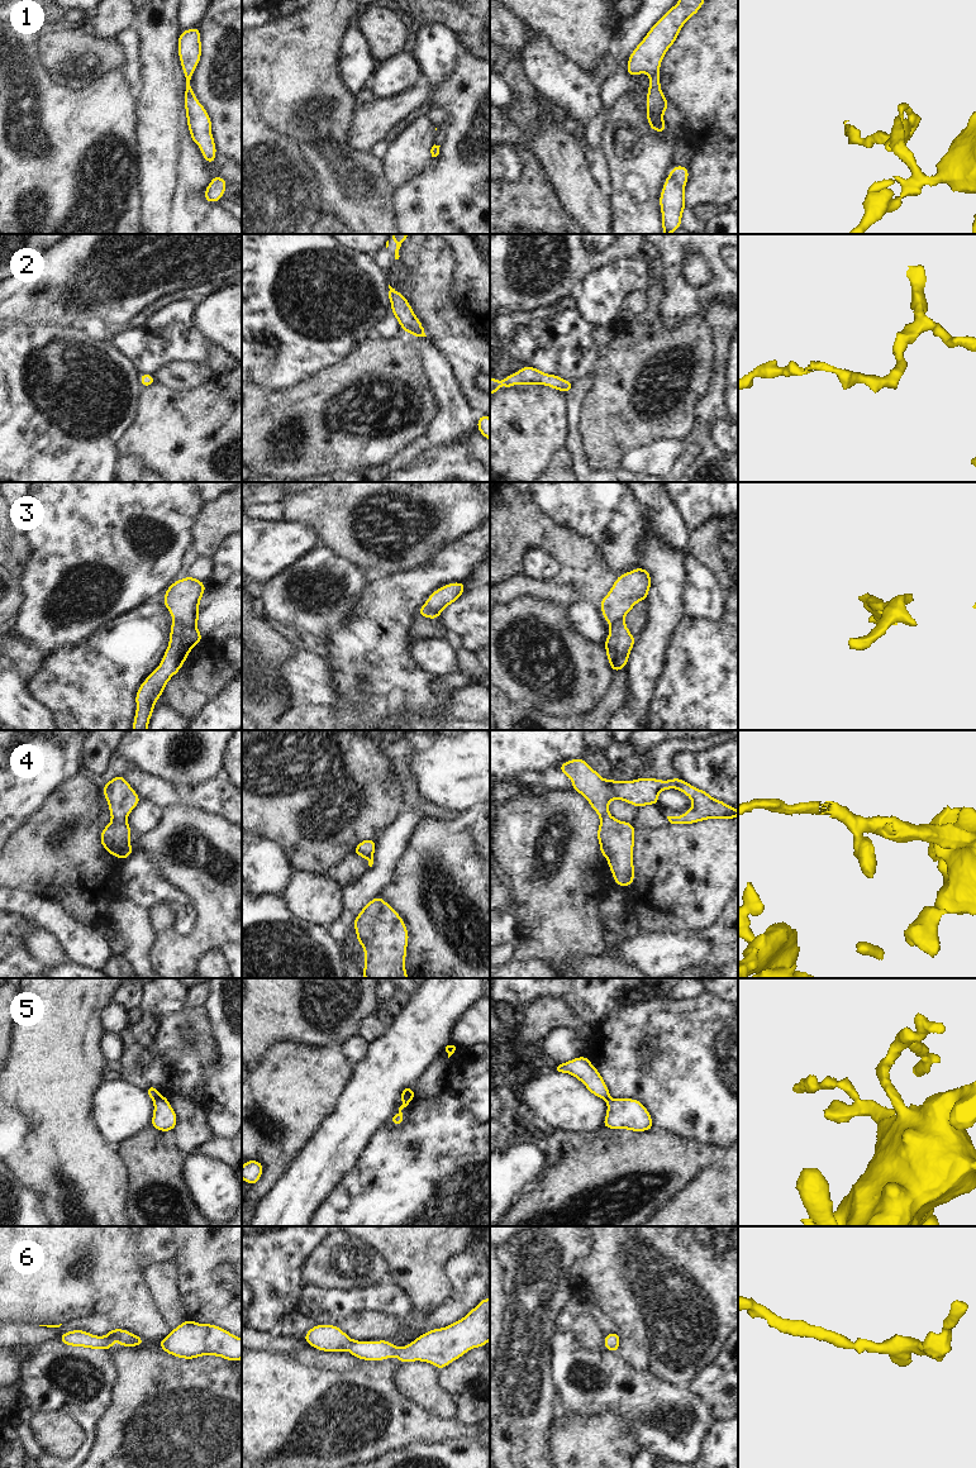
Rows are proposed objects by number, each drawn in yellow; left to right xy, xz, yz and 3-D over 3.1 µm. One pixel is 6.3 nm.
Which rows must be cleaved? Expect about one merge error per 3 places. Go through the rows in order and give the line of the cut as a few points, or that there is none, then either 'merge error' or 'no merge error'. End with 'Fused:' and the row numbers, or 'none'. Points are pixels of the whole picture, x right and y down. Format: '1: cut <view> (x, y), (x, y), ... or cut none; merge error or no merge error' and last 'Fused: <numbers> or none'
1: cut none; no merge error
2: cut none; no merge error
3: cut xy (174, 619), (184, 625), (193, 627), (198, 632); merge error
4: cut none; no merge error
5: cut xy (160, 1095), (153, 1099); merge error
6: cut none; no merge error
Fused: 3, 5

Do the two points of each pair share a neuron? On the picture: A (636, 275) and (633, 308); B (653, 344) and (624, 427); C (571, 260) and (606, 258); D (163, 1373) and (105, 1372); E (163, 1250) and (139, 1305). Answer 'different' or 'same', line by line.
A: different
B: same
C: same
D: different
E: same

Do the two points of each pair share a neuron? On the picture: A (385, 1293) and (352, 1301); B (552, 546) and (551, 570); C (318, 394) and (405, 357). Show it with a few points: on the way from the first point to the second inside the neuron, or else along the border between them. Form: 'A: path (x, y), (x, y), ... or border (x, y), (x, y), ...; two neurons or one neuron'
A: path (377, 1296), (362, 1296), (360, 1299); one neuron
B: border (523, 554), (531, 549), (541, 549), (561, 566); two neurons
C: path (339, 391), (358, 377), (375, 376), (384, 367); one neuron

